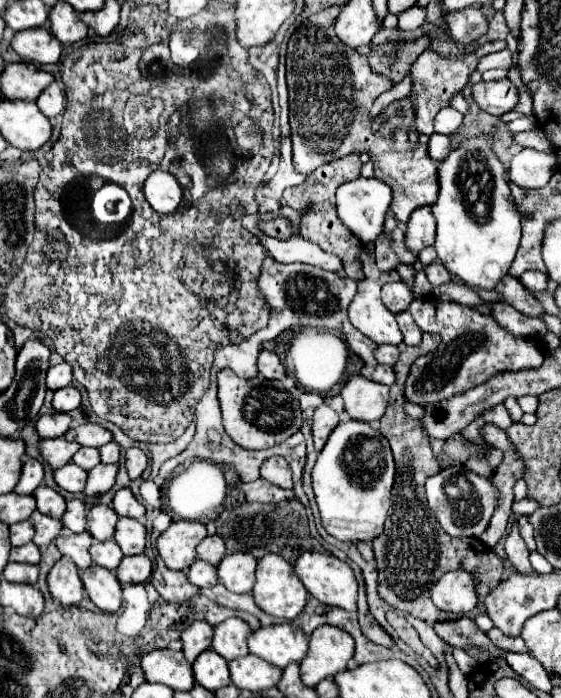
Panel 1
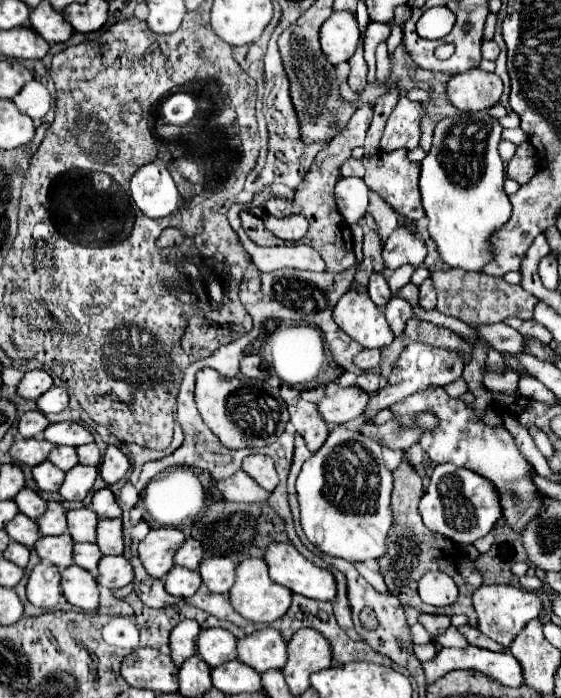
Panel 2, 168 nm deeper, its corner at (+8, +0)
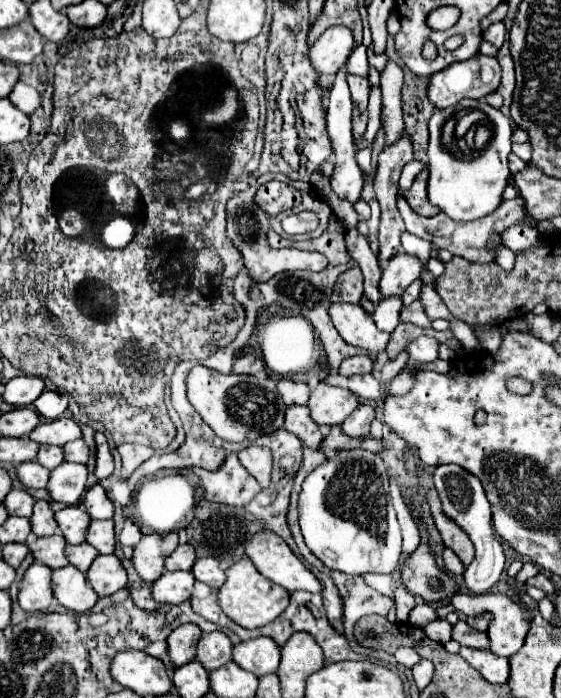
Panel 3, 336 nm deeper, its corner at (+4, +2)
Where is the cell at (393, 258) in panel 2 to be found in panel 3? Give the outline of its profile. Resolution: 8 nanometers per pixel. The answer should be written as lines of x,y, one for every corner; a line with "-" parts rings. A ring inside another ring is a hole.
394,254
388,264
382,270
382,280
380,280
380,292
382,298
398,294
406,290
408,284
412,284
416,278
422,274
422,260
414,254

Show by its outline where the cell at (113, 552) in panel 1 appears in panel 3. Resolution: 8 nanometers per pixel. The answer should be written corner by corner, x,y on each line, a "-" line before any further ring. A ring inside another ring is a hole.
68,544
66,546
66,558
70,564
74,564
76,568
80,568
82,572
86,572
90,568
90,564
94,562
96,558
96,550
92,550
92,546
88,544
78,544
78,546
72,546

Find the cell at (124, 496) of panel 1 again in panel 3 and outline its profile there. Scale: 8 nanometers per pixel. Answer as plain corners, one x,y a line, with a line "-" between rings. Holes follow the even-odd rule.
94,484
92,488
88,488
82,502
94,520
108,520
114,516
114,504
106,496
106,490
100,484

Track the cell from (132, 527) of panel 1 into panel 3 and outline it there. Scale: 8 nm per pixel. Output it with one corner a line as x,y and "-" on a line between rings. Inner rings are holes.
92,520
86,542
92,544
100,554
112,554
116,548
114,520

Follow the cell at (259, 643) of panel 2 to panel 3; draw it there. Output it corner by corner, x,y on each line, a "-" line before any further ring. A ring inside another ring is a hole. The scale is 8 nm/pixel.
258,636
234,646
232,660
242,666
244,670
254,672
256,676
272,674
278,670
280,664
280,648
272,638

